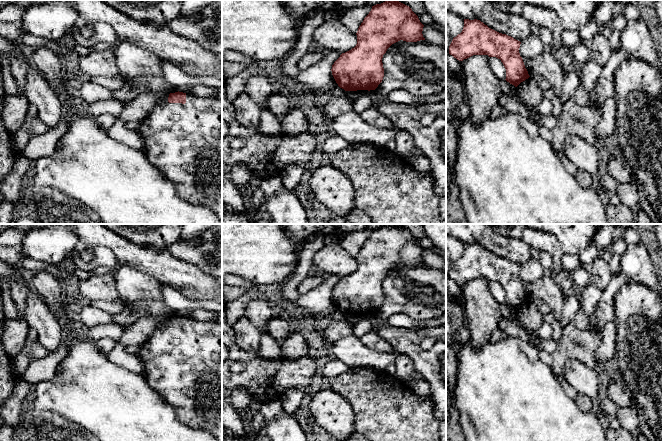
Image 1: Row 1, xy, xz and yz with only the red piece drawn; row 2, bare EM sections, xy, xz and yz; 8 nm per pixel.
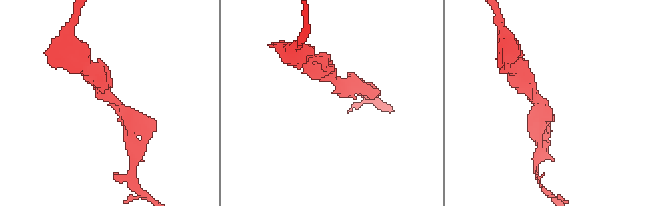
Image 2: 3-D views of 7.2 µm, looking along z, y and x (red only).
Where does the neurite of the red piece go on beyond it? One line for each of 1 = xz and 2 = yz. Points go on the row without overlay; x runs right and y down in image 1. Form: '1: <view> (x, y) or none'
1: none
2: none

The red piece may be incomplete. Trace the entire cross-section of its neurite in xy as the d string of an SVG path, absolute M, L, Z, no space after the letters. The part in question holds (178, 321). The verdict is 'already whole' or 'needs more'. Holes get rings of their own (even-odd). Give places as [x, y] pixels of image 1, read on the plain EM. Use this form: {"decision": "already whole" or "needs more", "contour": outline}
{"decision": "needs more", "contour": "M179 315L165 318L139 346L136 356L144 365L143 376L150 387L174 408L177 417L185 425L209 431L217 441L222 441L222 324Z"}

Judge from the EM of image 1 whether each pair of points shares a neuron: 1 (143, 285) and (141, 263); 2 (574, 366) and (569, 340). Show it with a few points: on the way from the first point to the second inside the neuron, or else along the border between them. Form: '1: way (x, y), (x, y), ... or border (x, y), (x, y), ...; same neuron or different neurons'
1: border (119, 265), (133, 267), (153, 276), (161, 282); different neurons
2: border (594, 370), (575, 359), (568, 359), (563, 375); different neurons

